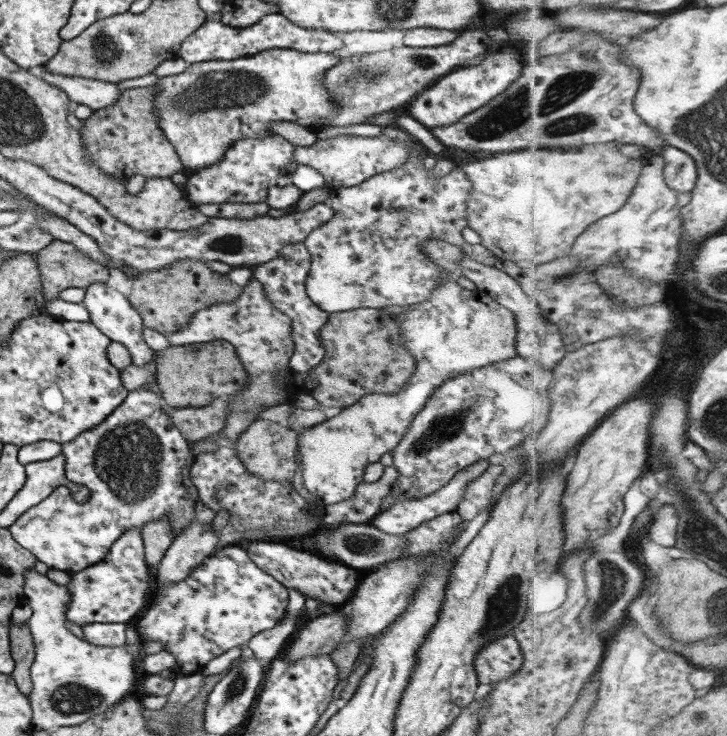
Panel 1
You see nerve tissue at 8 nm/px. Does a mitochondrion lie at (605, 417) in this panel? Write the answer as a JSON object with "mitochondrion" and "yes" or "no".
{"mitochondrion":"no"}

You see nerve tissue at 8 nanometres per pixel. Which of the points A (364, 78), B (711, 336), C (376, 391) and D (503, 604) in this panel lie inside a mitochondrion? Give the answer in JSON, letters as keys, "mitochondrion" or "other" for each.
{"A":"mitochondrion","B":"other","C":"other","D":"mitochondrion"}

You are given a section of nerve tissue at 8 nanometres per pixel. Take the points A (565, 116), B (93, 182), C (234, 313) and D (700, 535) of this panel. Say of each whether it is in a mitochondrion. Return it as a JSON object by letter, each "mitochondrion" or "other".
{"A":"mitochondrion","B":"other","C":"other","D":"mitochondrion"}

